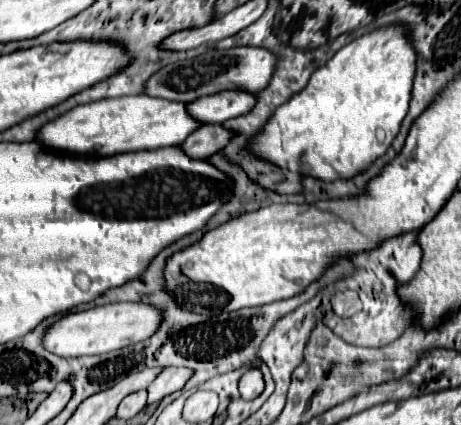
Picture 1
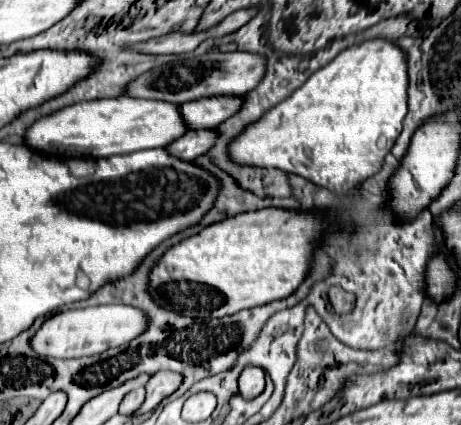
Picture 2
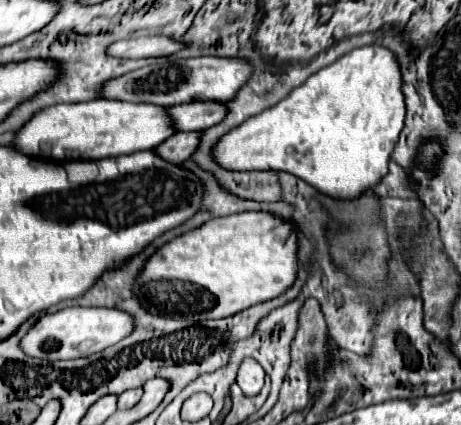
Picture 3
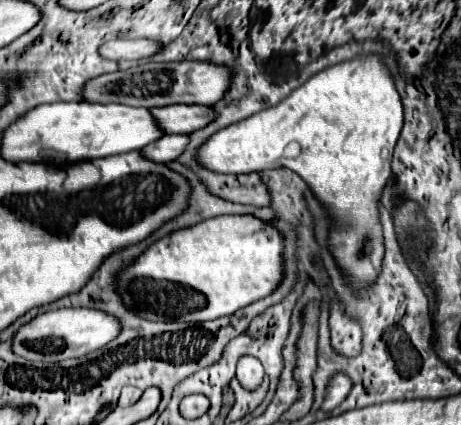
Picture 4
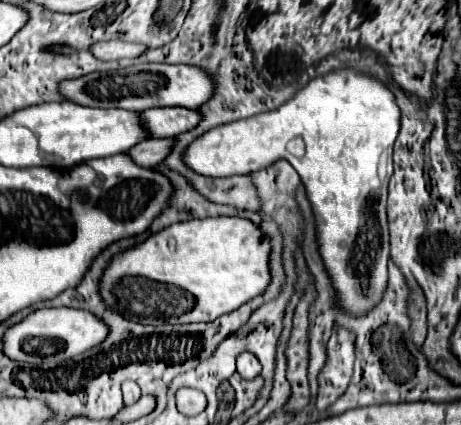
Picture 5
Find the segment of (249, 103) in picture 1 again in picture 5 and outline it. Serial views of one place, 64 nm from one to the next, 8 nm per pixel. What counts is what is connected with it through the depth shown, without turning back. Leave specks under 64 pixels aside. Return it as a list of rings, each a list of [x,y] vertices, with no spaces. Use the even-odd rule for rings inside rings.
[[[150,108],[142,112],[142,118],[152,138],[174,138],[196,128],[200,112],[192,108]]]

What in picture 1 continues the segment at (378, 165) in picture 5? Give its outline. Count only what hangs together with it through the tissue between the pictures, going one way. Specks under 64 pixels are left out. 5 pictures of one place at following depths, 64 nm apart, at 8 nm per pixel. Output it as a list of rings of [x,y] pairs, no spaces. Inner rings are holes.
[[[404,24],[376,28],[320,66],[308,86],[294,94],[268,120],[250,148],[280,168],[326,182],[346,180],[382,156],[396,138],[412,94],[416,50]]]

